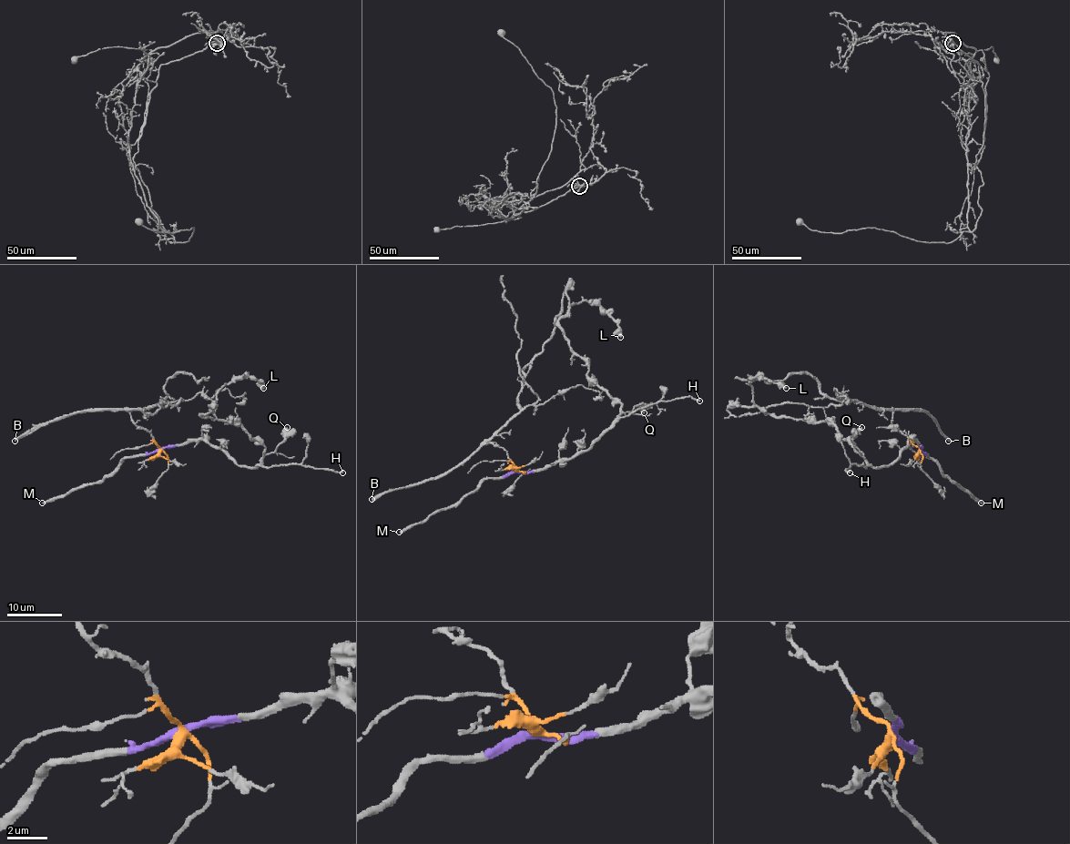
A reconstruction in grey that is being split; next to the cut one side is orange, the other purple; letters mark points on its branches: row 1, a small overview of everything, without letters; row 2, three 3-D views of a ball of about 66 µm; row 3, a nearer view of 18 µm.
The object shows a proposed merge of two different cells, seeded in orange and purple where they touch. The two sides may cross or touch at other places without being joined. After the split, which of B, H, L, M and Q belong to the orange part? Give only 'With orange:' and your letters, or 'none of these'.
With orange: B

